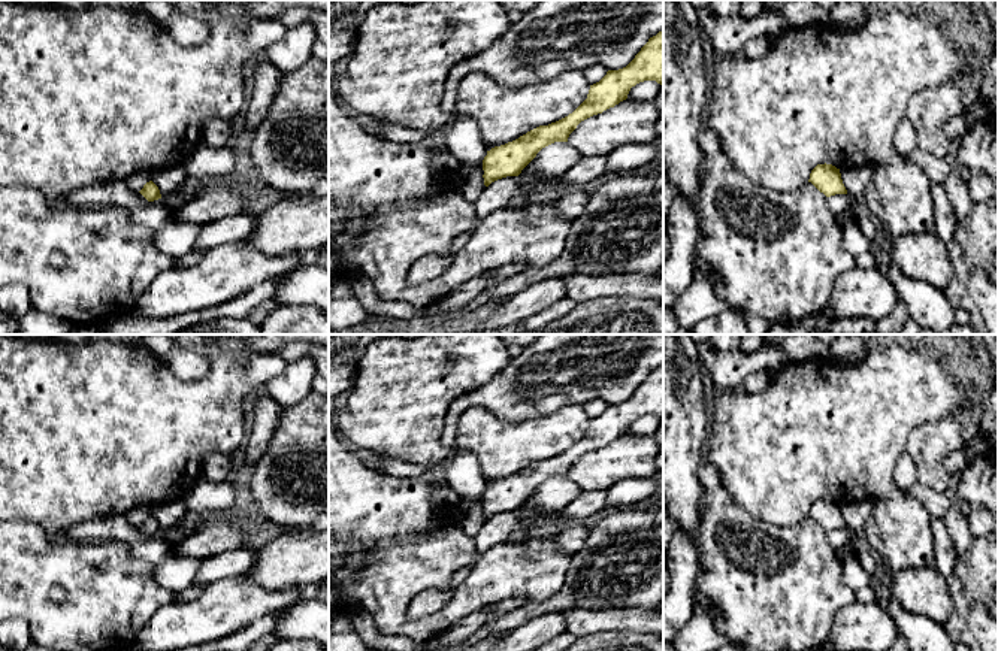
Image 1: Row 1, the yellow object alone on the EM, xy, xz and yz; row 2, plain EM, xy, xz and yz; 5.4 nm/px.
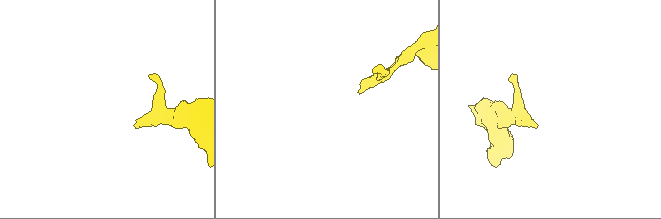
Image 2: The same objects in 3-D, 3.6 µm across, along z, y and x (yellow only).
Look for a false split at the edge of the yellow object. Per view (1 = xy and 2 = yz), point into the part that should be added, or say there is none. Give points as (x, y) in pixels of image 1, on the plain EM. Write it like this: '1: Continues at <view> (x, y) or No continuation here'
1: No continuation here
2: No continuation here

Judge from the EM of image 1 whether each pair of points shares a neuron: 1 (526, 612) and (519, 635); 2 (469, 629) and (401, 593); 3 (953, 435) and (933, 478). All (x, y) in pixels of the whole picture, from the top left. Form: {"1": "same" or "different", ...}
{"1": "different", "2": "different", "3": "same"}

